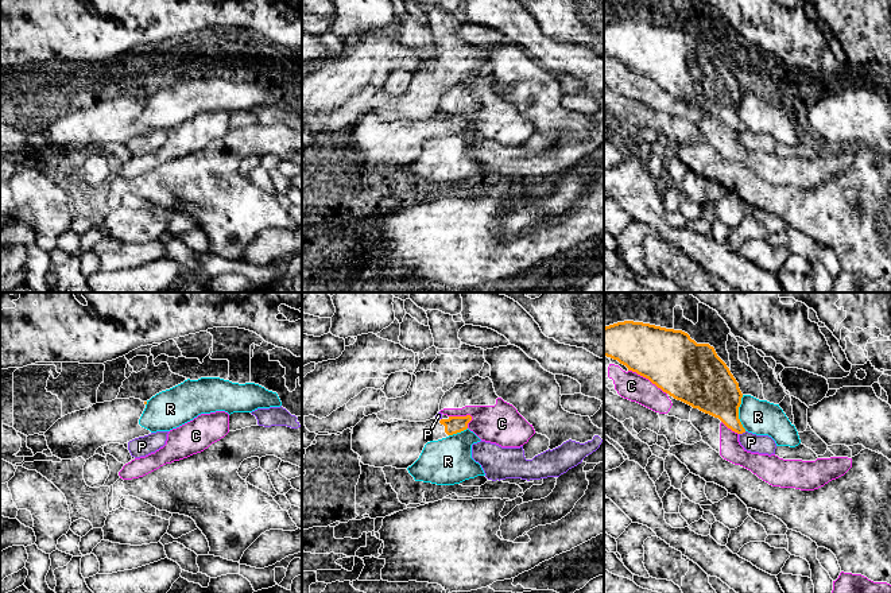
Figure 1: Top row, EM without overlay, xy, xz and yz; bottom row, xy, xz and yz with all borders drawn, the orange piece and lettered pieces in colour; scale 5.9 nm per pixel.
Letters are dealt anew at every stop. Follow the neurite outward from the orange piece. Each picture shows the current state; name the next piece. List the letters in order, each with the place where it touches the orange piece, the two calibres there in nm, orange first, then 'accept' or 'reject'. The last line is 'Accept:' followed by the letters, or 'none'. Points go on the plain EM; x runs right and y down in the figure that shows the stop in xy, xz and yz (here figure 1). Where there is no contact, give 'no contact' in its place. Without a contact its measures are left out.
C: contact yz (647, 76); calibres 360 and 160 nm; reject
P: contact yz (742, 131); calibres 240 and 110 nm; reject
R: contact yz (738, 111); calibres 300 and 200 nm; reject
Accept: none

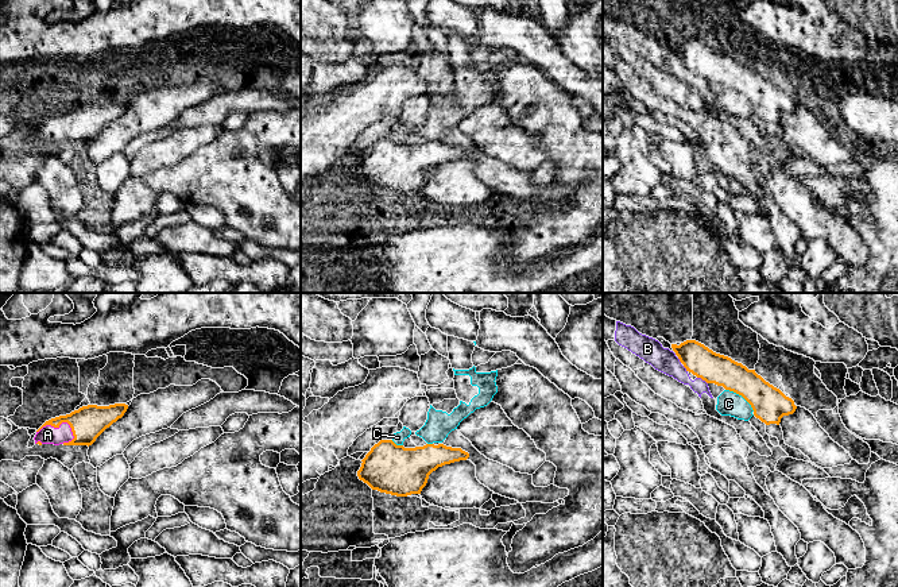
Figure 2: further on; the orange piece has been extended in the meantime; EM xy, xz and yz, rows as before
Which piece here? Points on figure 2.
A: contact xy (60, 122); calibres 200 and 110 nm; accept
B: contact yz (703, 77); calibres 180 and 140 nm; reject
C: contact yz (740, 92); calibres 200 and 140 nm; reject
Accept: A

